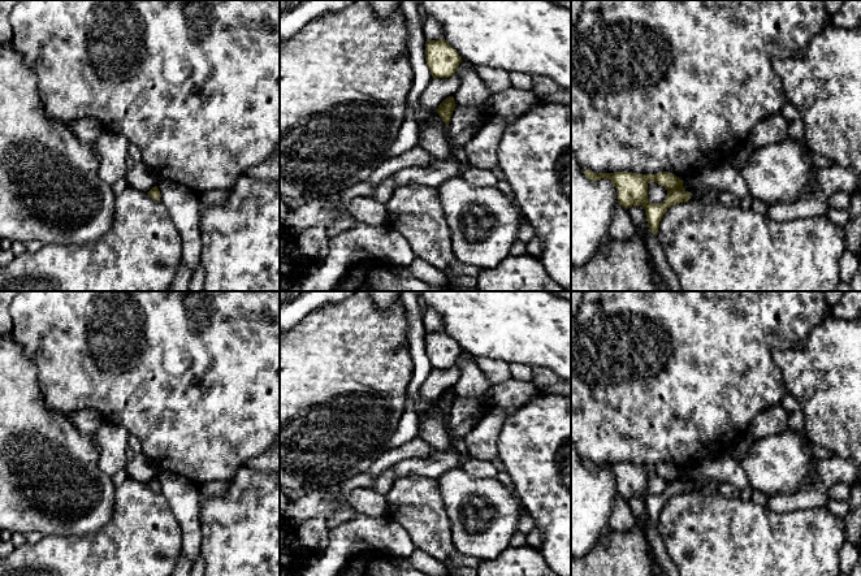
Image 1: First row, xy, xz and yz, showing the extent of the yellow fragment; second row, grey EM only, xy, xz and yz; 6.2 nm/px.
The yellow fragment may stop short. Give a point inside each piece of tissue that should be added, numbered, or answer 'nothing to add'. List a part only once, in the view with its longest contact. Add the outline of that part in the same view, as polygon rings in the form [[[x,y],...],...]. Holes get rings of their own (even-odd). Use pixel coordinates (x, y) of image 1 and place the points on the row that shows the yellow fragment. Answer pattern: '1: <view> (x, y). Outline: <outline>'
nothing to add

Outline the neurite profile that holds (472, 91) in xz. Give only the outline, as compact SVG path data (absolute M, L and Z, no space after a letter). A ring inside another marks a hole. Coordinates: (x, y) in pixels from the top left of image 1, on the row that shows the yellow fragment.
M459 64L455 73L460 78L459 88L453 95L455 104L483 107L492 92L486 88L476 70Z

